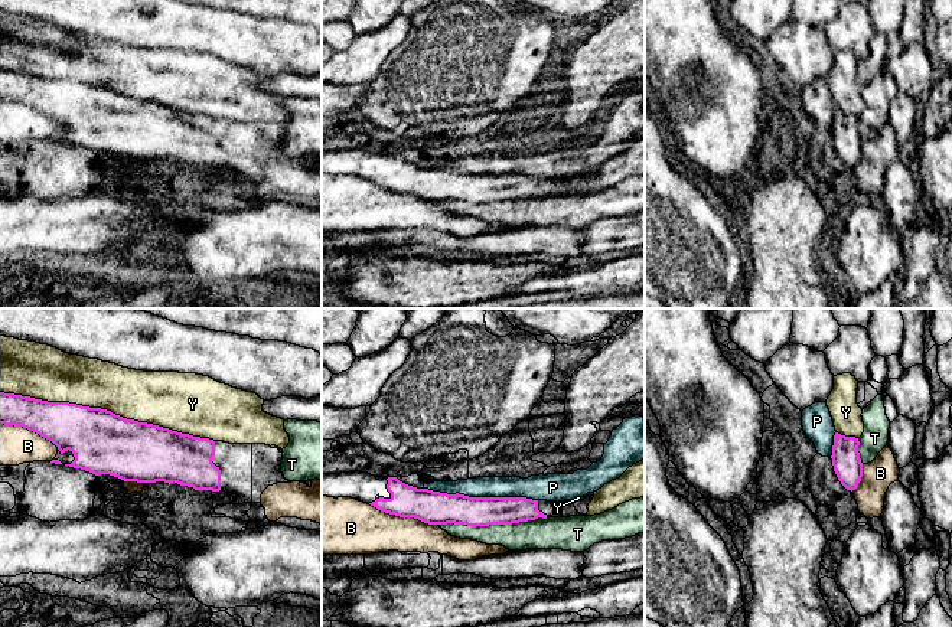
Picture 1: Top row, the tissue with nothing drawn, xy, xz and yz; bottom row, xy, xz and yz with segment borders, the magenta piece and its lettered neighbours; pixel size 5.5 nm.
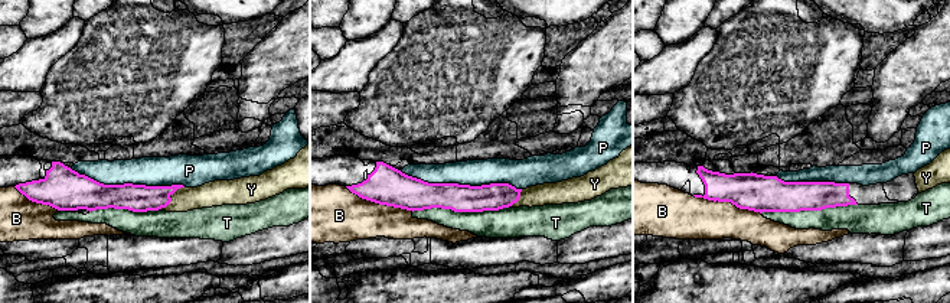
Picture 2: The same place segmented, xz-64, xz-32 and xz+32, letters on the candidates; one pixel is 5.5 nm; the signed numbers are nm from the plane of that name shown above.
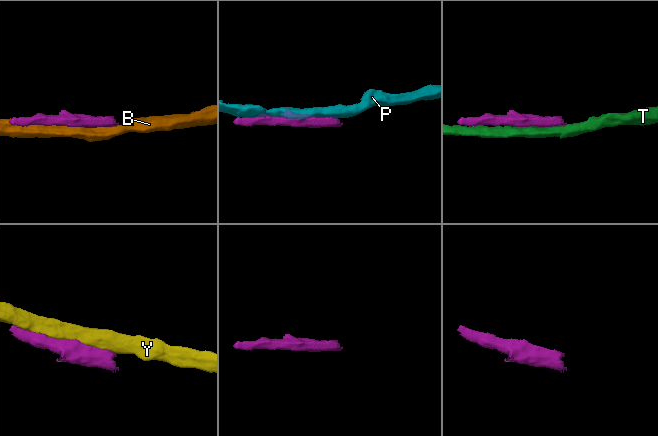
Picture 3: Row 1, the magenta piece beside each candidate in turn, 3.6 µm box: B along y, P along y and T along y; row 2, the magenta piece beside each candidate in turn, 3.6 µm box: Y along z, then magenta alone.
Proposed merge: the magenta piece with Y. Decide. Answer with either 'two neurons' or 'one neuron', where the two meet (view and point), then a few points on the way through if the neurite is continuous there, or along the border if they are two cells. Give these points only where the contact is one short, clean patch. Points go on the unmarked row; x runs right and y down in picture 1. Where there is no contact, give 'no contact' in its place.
two neurons; contact xy (106, 87)

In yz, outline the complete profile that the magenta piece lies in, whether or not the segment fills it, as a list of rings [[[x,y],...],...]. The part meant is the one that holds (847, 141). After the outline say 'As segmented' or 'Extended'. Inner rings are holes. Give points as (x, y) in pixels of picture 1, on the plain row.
[[[834,112],[832,143],[847,167],[855,167],[863,154],[863,140],[858,130],[860,118],[855,114]]]. As segmented

